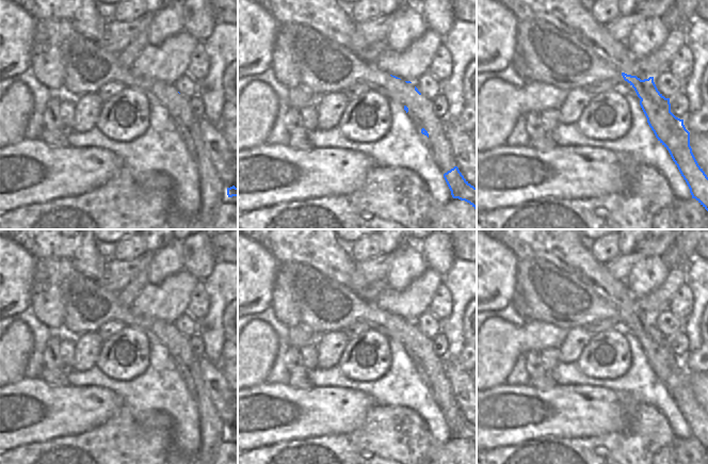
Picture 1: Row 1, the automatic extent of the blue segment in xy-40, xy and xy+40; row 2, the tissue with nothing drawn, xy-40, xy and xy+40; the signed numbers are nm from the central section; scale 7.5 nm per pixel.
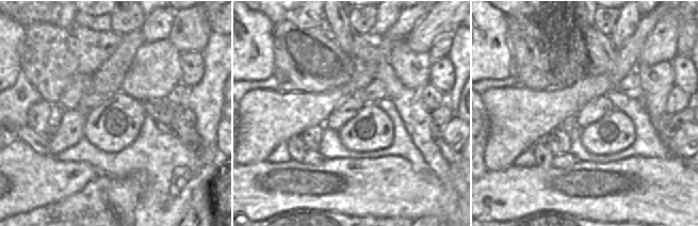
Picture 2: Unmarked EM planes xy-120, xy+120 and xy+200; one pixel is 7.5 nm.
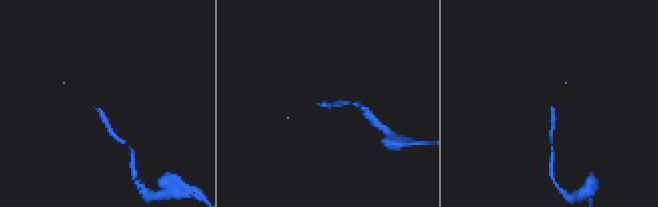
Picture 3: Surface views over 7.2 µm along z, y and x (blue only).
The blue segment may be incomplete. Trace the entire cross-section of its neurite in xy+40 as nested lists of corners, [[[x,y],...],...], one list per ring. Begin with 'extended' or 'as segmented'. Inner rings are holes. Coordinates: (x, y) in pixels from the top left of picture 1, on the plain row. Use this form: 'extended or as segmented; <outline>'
extended; [[[478,229],[488,237],[503,243],[516,257],[517,260],[524,258],[544,258],[548,262],[554,265],[559,269],[574,275],[583,284],[589,286],[598,297],[610,303],[615,309],[622,313],[635,330],[640,339],[640,345],[647,357],[647,362],[654,370],[658,380],[669,389],[673,400],[677,404],[681,415],[686,419],[692,437],[695,437],[708,450],[708,416],[698,404],[690,385],[690,371],[683,364],[683,358],[676,356],[671,351],[670,337],[665,337],[657,327],[654,316],[646,314],[640,306],[638,298],[630,291],[626,282],[616,279],[606,268],[599,262],[590,250],[581,244],[581,234],[579,229]]]

